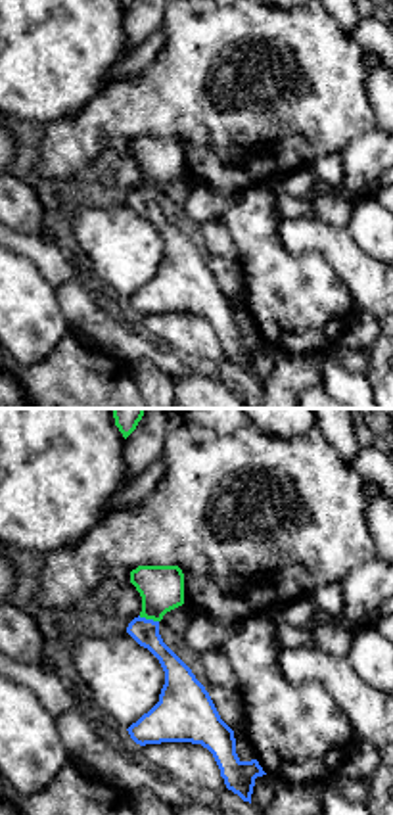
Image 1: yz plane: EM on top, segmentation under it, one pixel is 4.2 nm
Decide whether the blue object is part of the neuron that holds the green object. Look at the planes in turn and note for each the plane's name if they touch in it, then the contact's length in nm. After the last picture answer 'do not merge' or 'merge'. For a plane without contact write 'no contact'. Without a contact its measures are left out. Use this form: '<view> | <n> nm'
yz | 90 nm

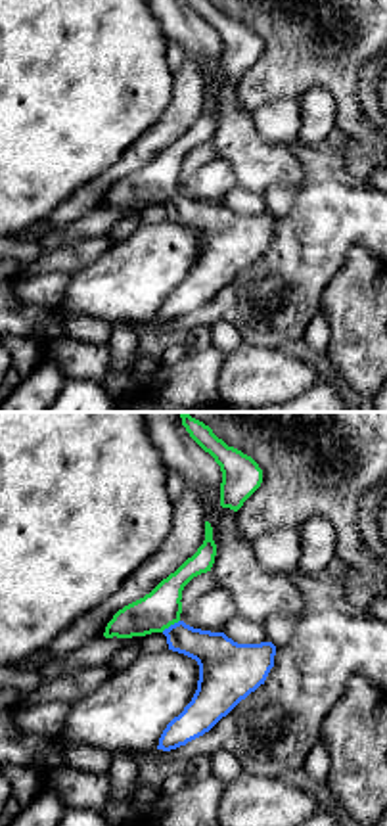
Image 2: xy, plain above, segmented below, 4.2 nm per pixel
xy | 90 nm

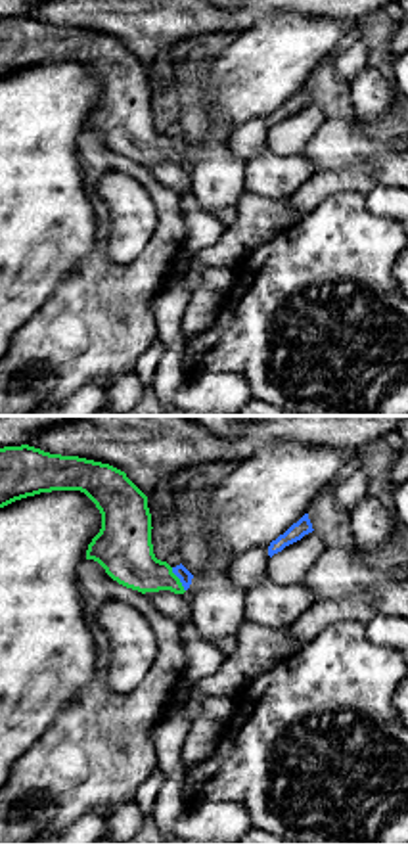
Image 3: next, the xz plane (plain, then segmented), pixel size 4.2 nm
xz | 120 nm

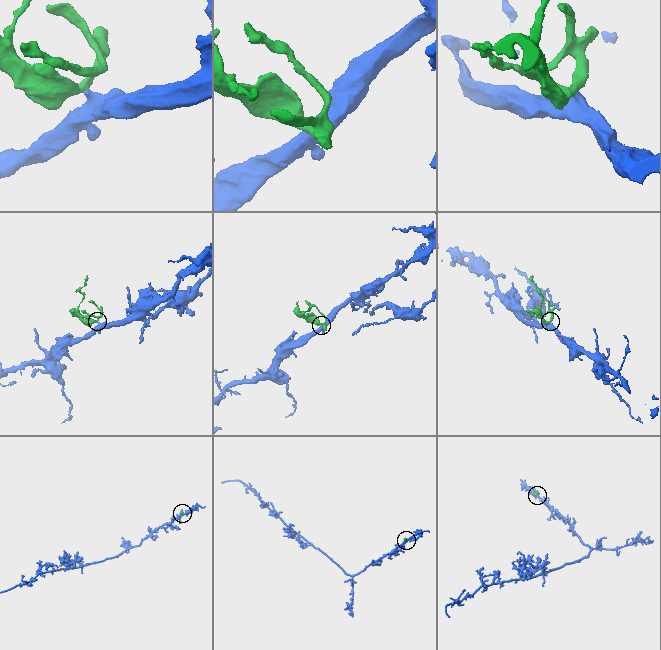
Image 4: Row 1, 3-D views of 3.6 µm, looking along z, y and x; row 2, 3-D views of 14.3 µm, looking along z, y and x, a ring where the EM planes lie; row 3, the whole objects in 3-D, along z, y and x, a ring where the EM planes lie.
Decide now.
merge

